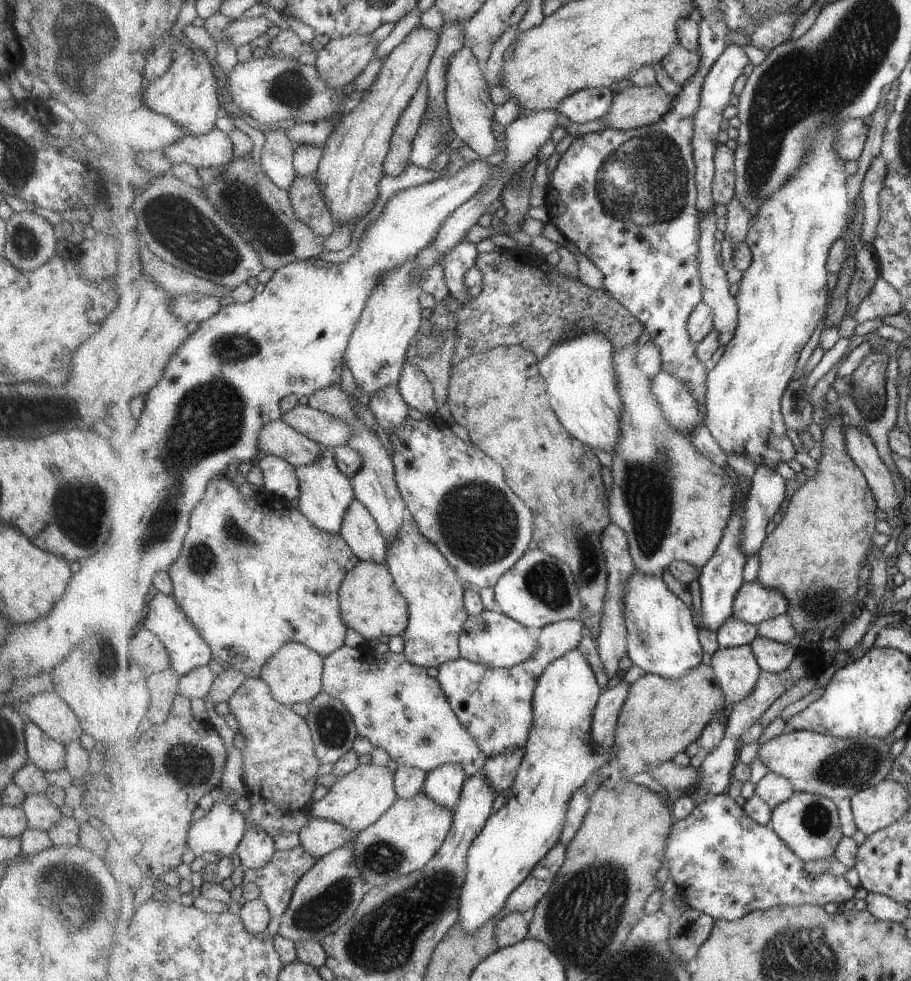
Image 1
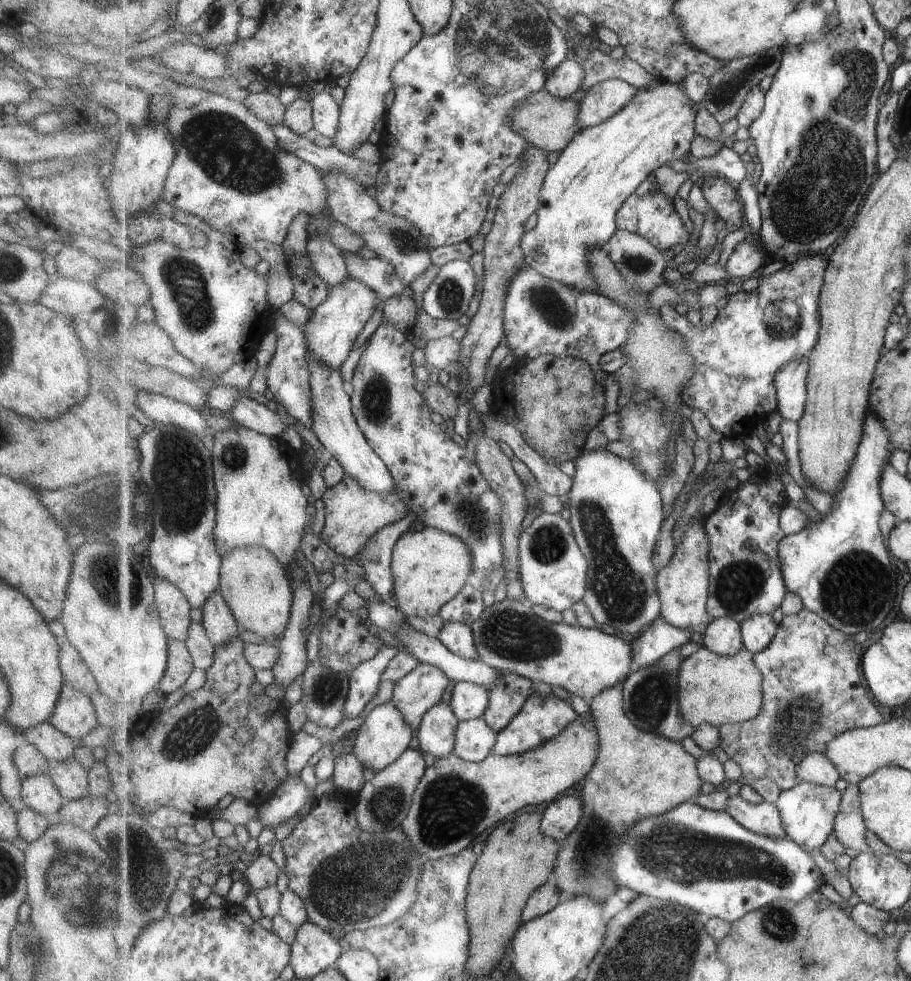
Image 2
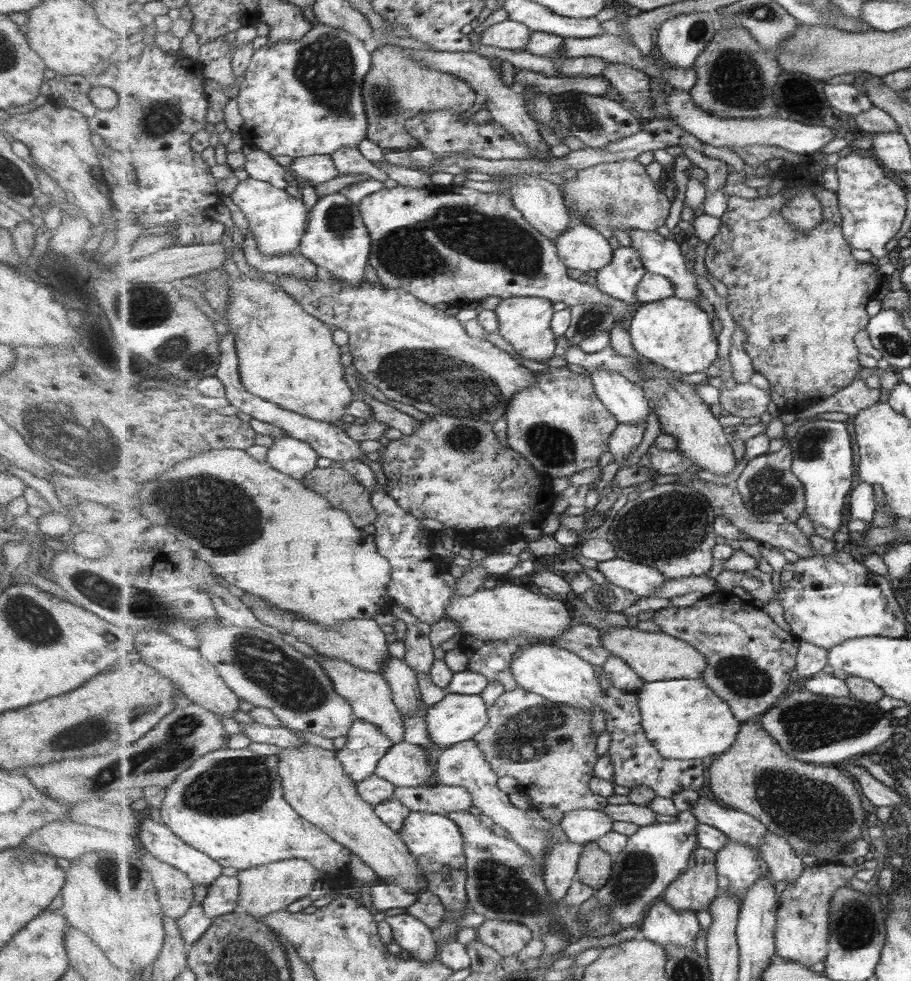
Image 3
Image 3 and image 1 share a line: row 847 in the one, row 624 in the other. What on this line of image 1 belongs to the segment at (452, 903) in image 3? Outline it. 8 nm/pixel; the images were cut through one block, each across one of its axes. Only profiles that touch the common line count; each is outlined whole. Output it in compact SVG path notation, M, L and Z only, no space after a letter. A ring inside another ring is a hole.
M407 518L403 522L399 540L387 547L387 564L393 574L399 592L405 596L409 604L409 626L404 632L403 654L411 664L419 664L423 668L439 668L446 662L459 660L461 656L460 636L464 632L464 624L470 614L465 608L463 580L443 553L419 530L415 518Z

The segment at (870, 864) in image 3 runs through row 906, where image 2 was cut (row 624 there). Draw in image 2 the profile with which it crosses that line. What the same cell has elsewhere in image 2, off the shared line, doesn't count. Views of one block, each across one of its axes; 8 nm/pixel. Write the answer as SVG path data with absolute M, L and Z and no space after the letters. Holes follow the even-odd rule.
M807 607L797 614L783 616L782 621L778 624L778 629L776 635L773 637L773 642L771 642L765 650L754 655L757 668L760 669L764 676L764 707L761 709L760 715L757 716L757 718L745 721L744 723L728 724L719 728L720 747L726 752L731 760L737 762L739 766L742 766L746 782L769 779L770 781L776 782L783 791L792 789L801 783L798 776L798 764L808 754L824 753L830 742L833 742L838 736L841 736L847 731L861 727L874 727L887 720L887 718L883 718L883 712L881 712L879 706L877 706L878 702L875 702L873 698L869 698L869 690L867 690L867 686L863 684L863 680L866 678L863 678L864 668L861 668L861 656L863 656L863 650L861 650L861 645L855 642L853 636L849 636L848 634L833 628L833 625L829 624L829 621L823 620L822 616L819 616L819 614L809 610Z

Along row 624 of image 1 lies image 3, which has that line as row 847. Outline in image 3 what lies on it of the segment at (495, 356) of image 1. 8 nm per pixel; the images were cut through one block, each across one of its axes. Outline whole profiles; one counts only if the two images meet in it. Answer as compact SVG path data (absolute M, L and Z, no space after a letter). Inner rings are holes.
M598 842L585 844L578 863L577 880L594 891L601 890L612 878L614 861L613 854L605 852Z

